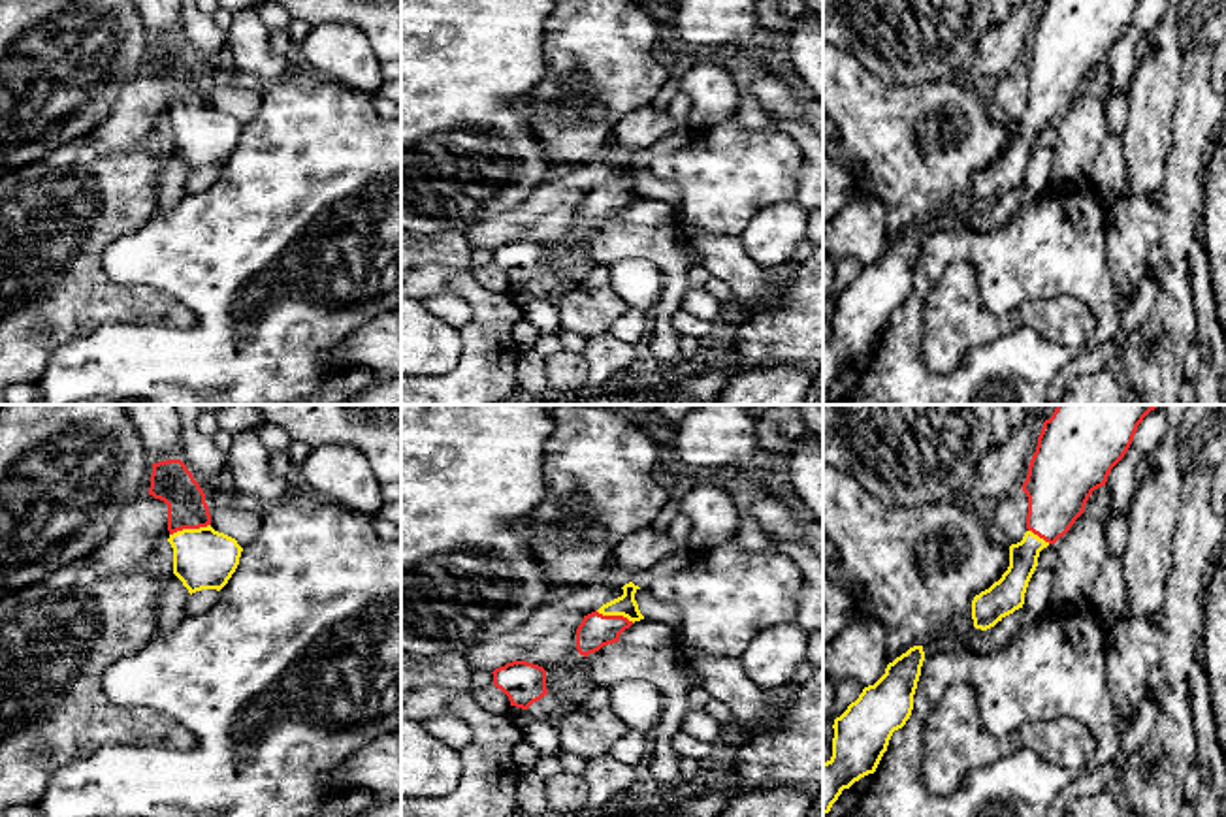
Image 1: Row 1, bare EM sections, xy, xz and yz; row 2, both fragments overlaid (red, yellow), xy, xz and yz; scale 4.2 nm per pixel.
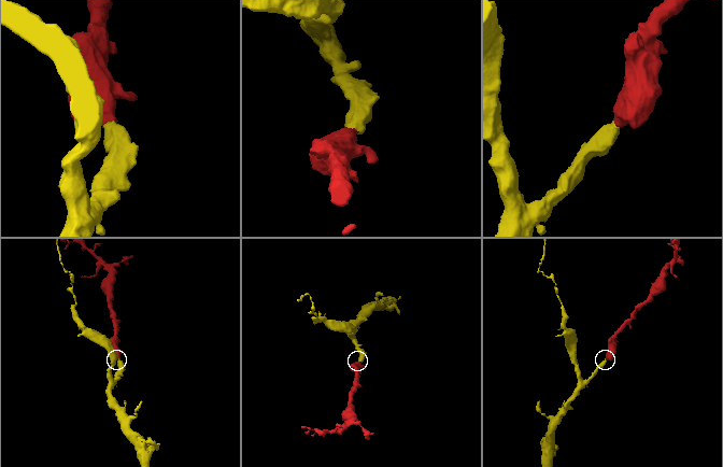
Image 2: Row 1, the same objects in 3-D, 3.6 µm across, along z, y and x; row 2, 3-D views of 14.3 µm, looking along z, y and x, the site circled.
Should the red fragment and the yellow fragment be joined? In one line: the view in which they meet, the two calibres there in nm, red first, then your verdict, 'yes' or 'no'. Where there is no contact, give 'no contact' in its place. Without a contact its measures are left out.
meets red in xy; 180 nm thick on the red side, 260 nm on the other; yes

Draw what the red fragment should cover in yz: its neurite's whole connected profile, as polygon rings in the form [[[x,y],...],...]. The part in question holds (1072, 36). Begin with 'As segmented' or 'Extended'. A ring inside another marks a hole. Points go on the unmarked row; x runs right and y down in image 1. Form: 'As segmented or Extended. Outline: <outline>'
Extended. Outline: [[[1043,0],[1028,53],[1026,111],[1009,124],[1009,145],[972,179],[974,205],[987,209],[1023,186],[1043,126],[1064,115],[1094,68],[1128,30],[1141,0]]]

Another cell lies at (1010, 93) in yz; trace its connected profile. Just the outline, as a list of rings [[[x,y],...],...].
[[[1023,66],[996,79],[994,102],[1004,109],[1011,122],[1023,119],[1026,107],[1028,75]]]

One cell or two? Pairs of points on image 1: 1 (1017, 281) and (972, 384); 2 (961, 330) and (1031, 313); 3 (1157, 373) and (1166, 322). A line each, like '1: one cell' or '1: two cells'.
1: one cell
2: one cell
3: one cell

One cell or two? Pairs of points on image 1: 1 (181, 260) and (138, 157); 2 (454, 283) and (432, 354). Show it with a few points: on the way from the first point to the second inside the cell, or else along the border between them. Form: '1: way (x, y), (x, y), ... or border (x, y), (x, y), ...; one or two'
1: border (157, 213), (132, 232), (117, 238); two
2: border (460, 330), (462, 352), (449, 369), (441, 371); two

